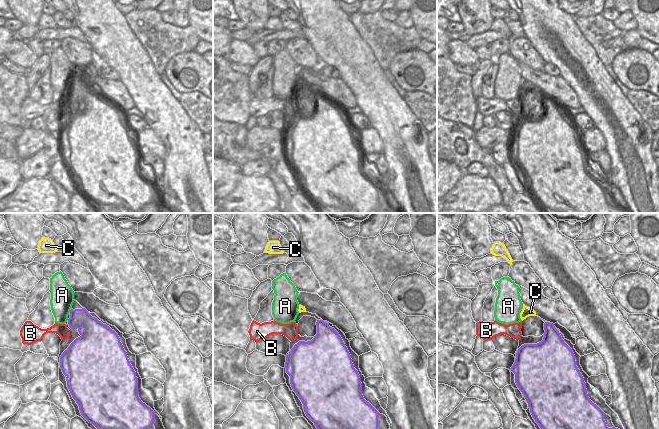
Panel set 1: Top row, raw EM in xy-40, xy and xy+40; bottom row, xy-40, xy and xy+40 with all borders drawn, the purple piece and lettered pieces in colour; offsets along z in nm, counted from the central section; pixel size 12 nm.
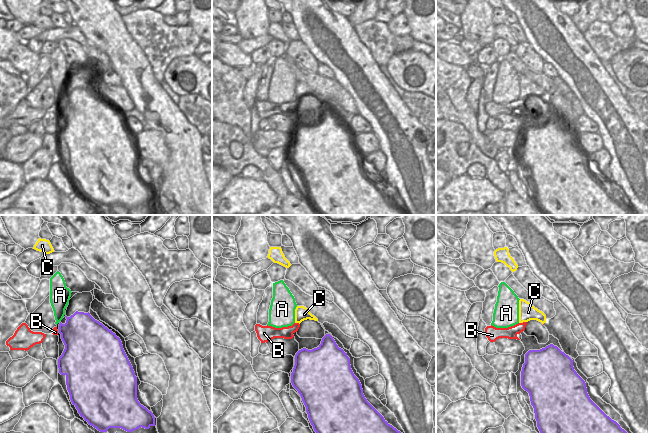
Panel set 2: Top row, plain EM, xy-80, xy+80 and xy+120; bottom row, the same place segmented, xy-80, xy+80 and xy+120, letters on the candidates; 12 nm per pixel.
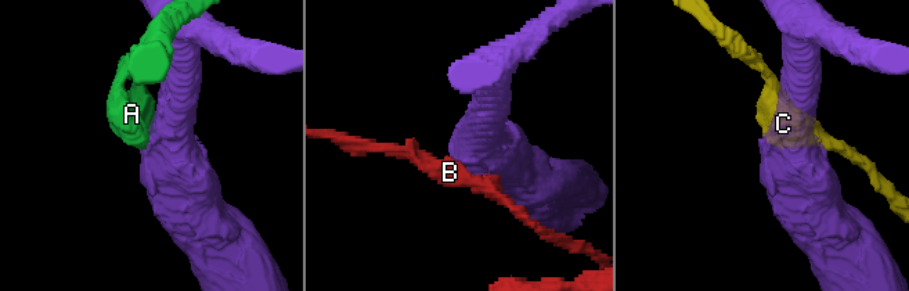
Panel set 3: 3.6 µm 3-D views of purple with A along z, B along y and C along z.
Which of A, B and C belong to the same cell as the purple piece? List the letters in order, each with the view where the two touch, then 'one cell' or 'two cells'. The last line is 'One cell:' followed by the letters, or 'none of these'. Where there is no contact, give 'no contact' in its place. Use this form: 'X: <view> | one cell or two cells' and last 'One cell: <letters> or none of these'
A: xy-40 | two cells
B: no contact | two cells
C: no contact | two cells
One cell: none of these

